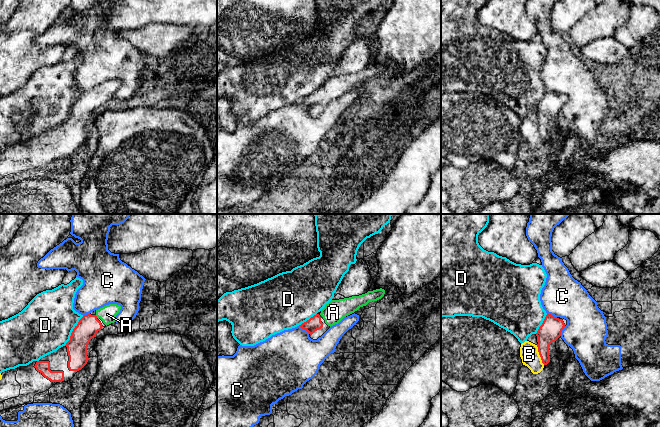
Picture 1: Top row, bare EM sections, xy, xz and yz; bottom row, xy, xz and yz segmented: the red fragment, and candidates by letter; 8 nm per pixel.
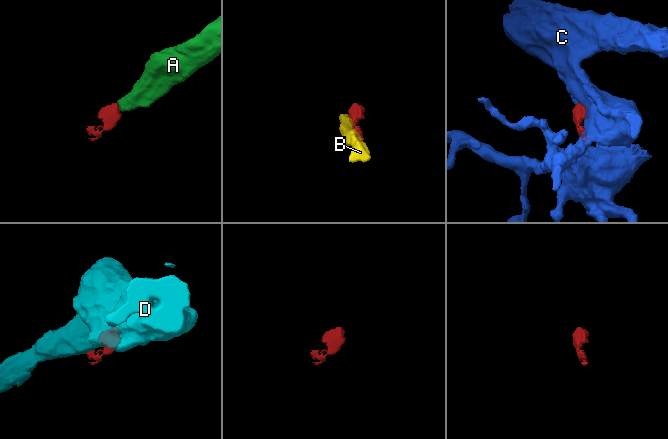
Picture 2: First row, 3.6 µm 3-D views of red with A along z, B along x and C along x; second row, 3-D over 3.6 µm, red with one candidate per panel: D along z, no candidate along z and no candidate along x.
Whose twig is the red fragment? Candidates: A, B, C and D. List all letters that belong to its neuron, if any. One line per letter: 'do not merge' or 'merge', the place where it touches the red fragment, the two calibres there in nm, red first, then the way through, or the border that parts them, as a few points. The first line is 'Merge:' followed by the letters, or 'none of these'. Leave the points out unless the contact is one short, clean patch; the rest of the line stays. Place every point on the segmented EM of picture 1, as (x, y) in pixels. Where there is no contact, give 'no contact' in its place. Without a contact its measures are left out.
Merge: A
A: merge | xy (96, 316) | 170/140 nm | across xy (88, 326), (96, 316), (107, 314)
B: do not merge | yz (539, 354) | 170/150 nm
C: do not merge | xz (304, 329) | 110/440 nm | along xz (299, 325), (309, 333)
D: do not merge | xy (72, 331) | 170/440 nm | along xy (83, 316), (73, 329), (70, 339), (64, 345)

